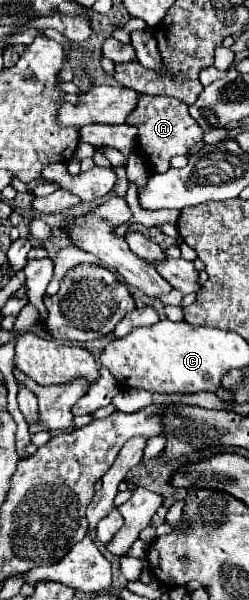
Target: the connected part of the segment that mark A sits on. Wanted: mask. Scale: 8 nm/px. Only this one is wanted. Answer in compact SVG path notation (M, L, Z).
M141 95L137 109L127 117L127 125L137 127L135 149L149 165L151 173L165 173L171 167L169 161L173 157L189 155L195 145L203 143L203 131L199 129L195 119L191 119L189 107L179 99L167 95Z

